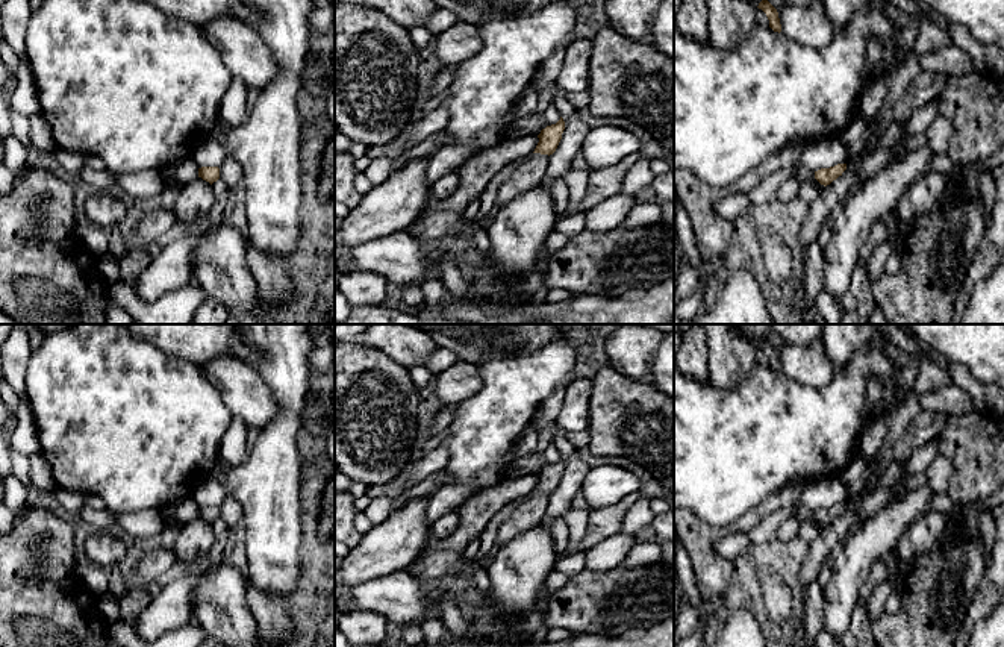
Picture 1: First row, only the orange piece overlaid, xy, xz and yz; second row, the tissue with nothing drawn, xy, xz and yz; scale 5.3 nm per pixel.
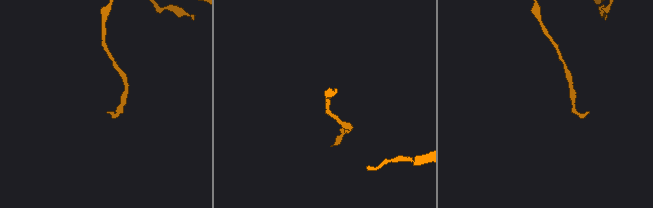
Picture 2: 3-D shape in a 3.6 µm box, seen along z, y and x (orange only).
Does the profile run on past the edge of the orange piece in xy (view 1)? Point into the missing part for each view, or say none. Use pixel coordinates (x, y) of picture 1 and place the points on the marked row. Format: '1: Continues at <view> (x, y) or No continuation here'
1: No continuation here

